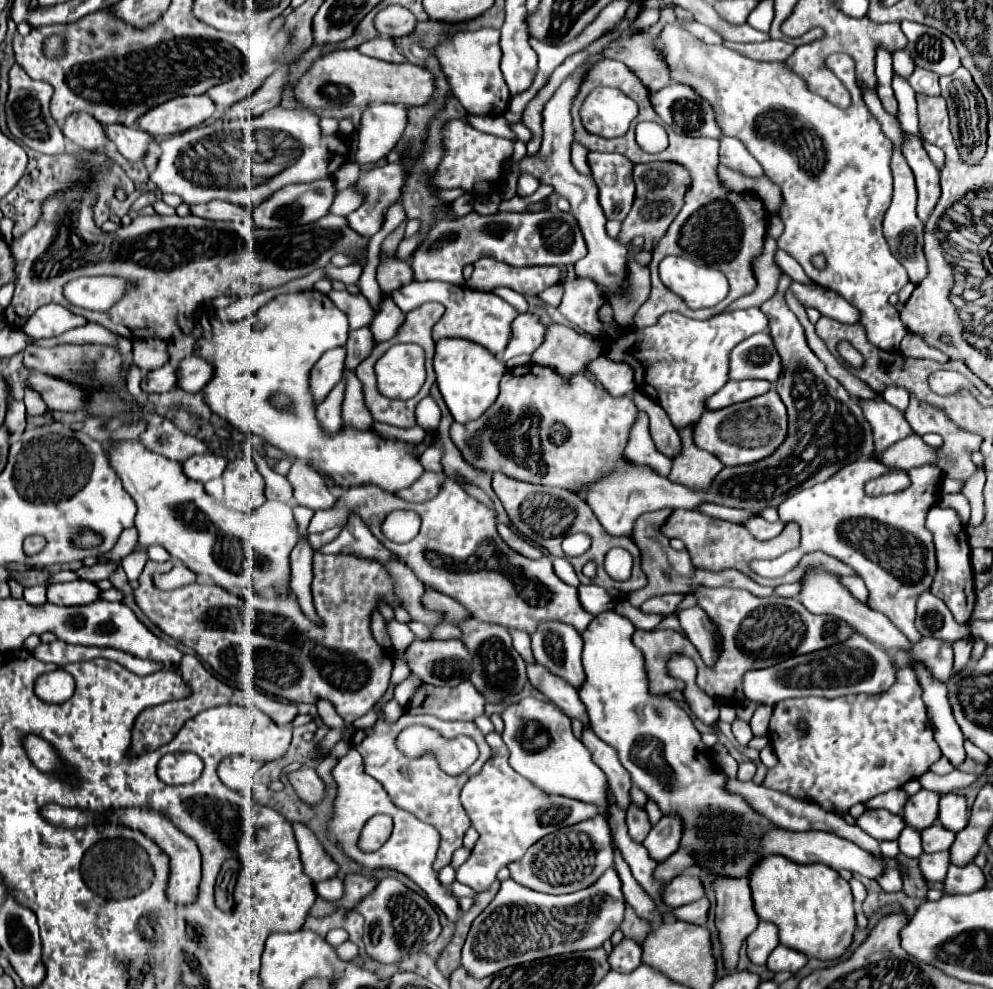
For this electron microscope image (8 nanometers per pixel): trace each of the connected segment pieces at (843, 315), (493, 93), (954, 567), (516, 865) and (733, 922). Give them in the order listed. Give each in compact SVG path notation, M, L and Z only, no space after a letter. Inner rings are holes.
M792 281L790 287L792 295L808 309L818 309L824 317L836 319L840 323L855 324L859 322L860 313L855 307L850 307L846 299L842 299L838 293L818 287L814 283L798 283Z
M478 29L478 31L454 31L448 33L444 41L432 47L432 53L440 61L440 69L446 75L452 93L472 115L502 115L510 103L510 91L504 83L500 71L500 31L498 29Z
M932 507L926 515L926 529L934 537L936 563L938 563L930 591L946 603L946 607L952 611L958 623L968 623L974 609L974 579L970 567L970 545L968 545L968 535L964 531L964 525L960 523L956 511Z
M602 815L576 823L562 831L554 831L536 841L522 859L508 865L510 877L534 891L542 893L574 893L590 887L606 869L614 865L610 855L610 827Z
M716 879L714 891L716 891L716 931L722 945L722 959L726 971L732 973L738 965L738 951L742 943L758 927L758 915L752 909L750 885L746 879Z

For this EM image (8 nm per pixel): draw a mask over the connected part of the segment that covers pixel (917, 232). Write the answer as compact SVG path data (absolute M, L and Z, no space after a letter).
M894 151L892 163L890 163L892 175L894 175L894 197L892 205L886 211L884 217L884 237L890 245L892 255L906 267L908 275L916 277L916 281L926 275L926 259L922 253L922 235L924 235L924 223L916 215L916 185L914 185L914 175L902 155L902 151Z

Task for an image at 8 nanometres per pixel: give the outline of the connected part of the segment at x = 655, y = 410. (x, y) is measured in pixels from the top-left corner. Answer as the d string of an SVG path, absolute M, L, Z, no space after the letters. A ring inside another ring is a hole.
M648 401L644 405L644 411L650 417L650 435L654 439L654 445L664 451L664 455L674 457L678 453L680 447L680 439L678 439L678 431L672 425L672 421L668 419L666 411L662 411L662 407L658 403Z

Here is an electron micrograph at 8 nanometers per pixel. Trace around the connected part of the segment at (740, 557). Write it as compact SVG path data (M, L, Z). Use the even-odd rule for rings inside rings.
M676 509L662 525L662 533L670 539L680 539L686 545L686 551L692 553L692 565L704 571L724 571L724 569L738 569L744 573L748 569L748 561L752 559L770 559L780 557L782 553L798 547L800 543L800 527L798 523L786 523L784 531L768 541L756 541L742 525L714 519L708 515L702 515L698 511L684 511Z

